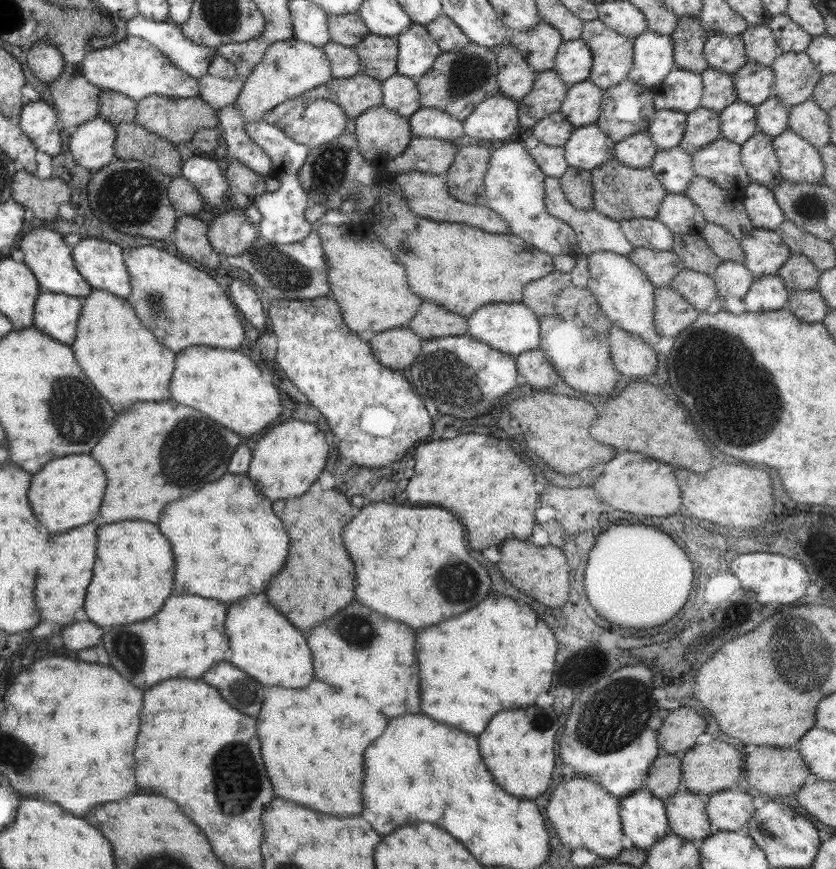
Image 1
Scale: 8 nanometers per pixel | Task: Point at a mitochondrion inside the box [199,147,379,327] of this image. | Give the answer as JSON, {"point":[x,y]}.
{"point":[284,272]}

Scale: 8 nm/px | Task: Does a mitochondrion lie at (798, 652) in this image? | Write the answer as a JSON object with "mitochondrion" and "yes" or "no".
{"mitochondrion":"yes"}

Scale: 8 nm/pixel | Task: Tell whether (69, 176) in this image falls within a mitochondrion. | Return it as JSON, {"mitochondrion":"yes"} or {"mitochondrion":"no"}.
{"mitochondrion":"no"}

